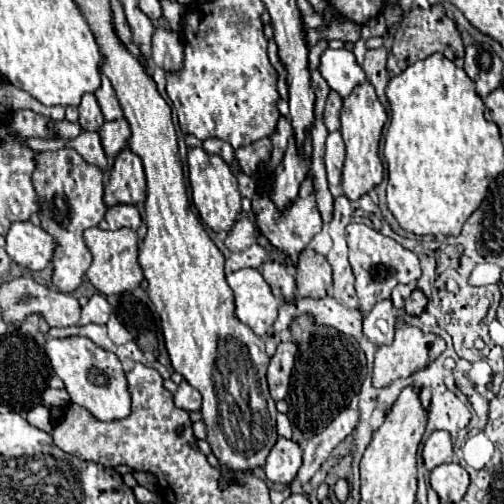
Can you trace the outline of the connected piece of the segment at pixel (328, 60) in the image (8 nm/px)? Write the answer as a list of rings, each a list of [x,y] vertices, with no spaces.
[[[327,48],[321,54],[319,72],[327,80],[331,90],[335,90],[341,98],[347,98],[351,94],[351,90],[365,80],[363,68],[355,62],[353,52],[345,50],[345,48],[341,48],[341,50]]]

